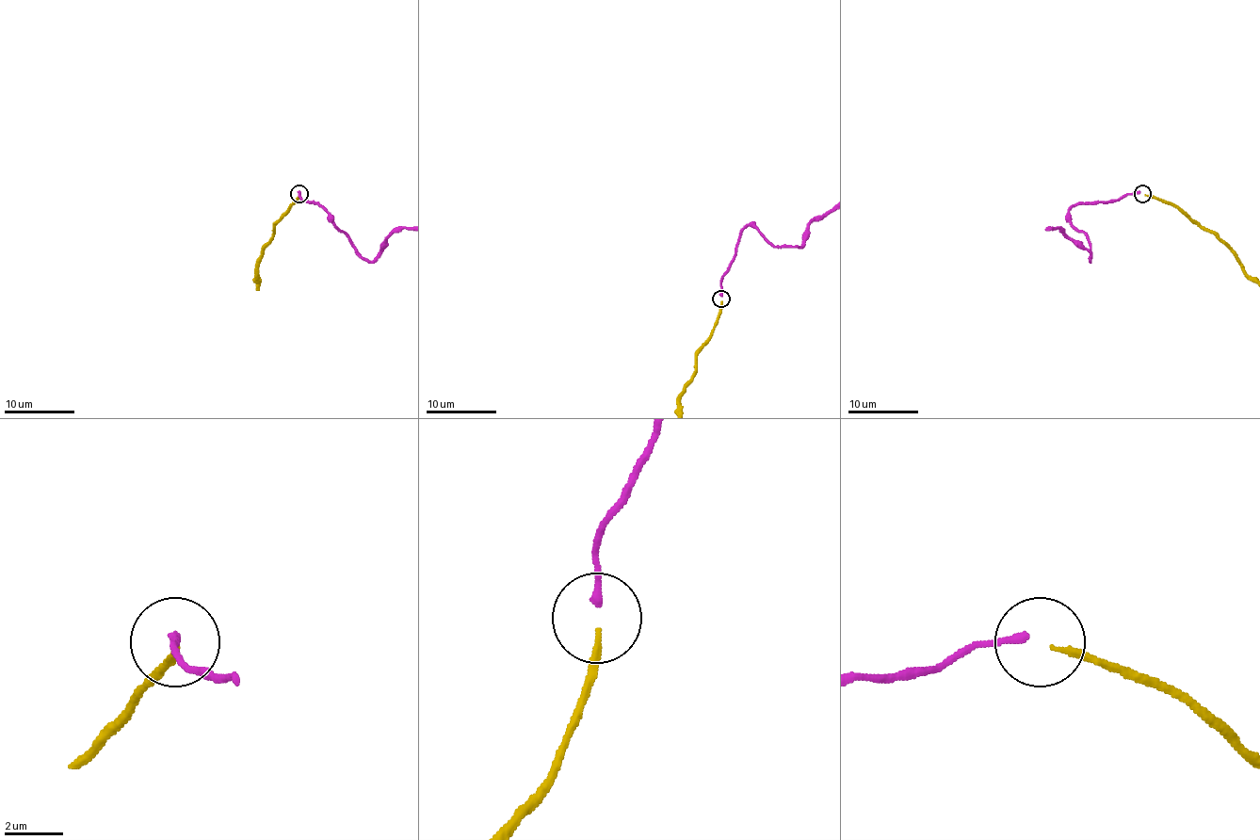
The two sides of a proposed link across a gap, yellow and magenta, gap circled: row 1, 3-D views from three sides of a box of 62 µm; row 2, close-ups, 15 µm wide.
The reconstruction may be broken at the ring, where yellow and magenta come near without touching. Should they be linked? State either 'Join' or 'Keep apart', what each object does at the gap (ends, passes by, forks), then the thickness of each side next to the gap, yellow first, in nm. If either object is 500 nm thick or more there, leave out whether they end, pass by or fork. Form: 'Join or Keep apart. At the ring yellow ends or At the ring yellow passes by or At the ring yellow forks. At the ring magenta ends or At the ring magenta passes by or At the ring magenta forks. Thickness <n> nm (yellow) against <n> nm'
Join. At the ring yellow ends. At the ring magenta ends. Thickness 190 nm (yellow) against 280 nm

